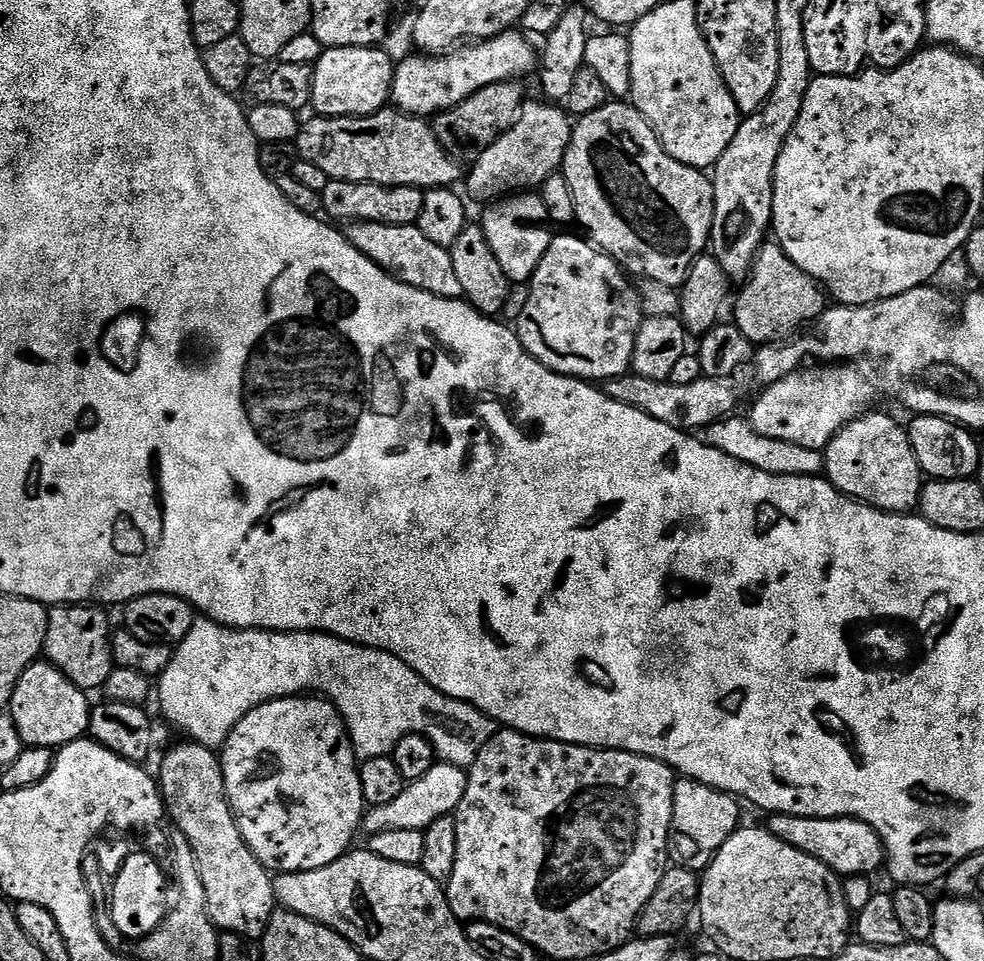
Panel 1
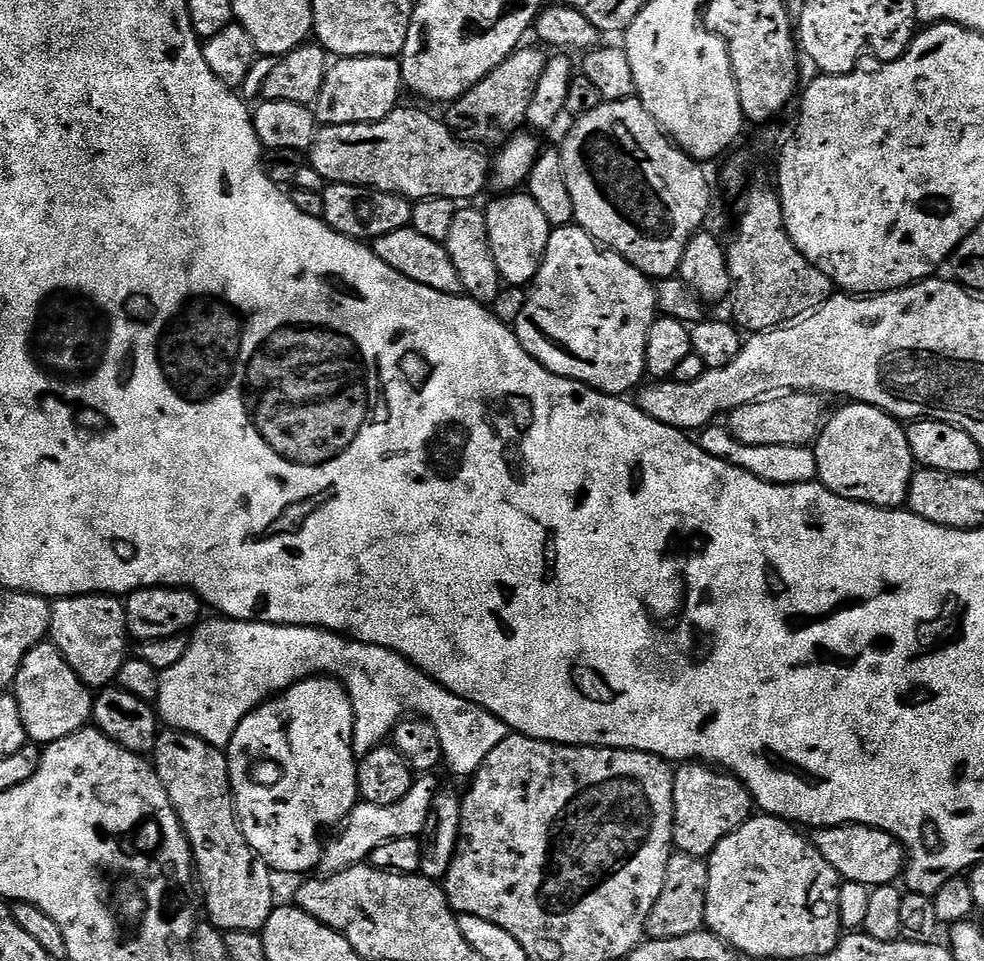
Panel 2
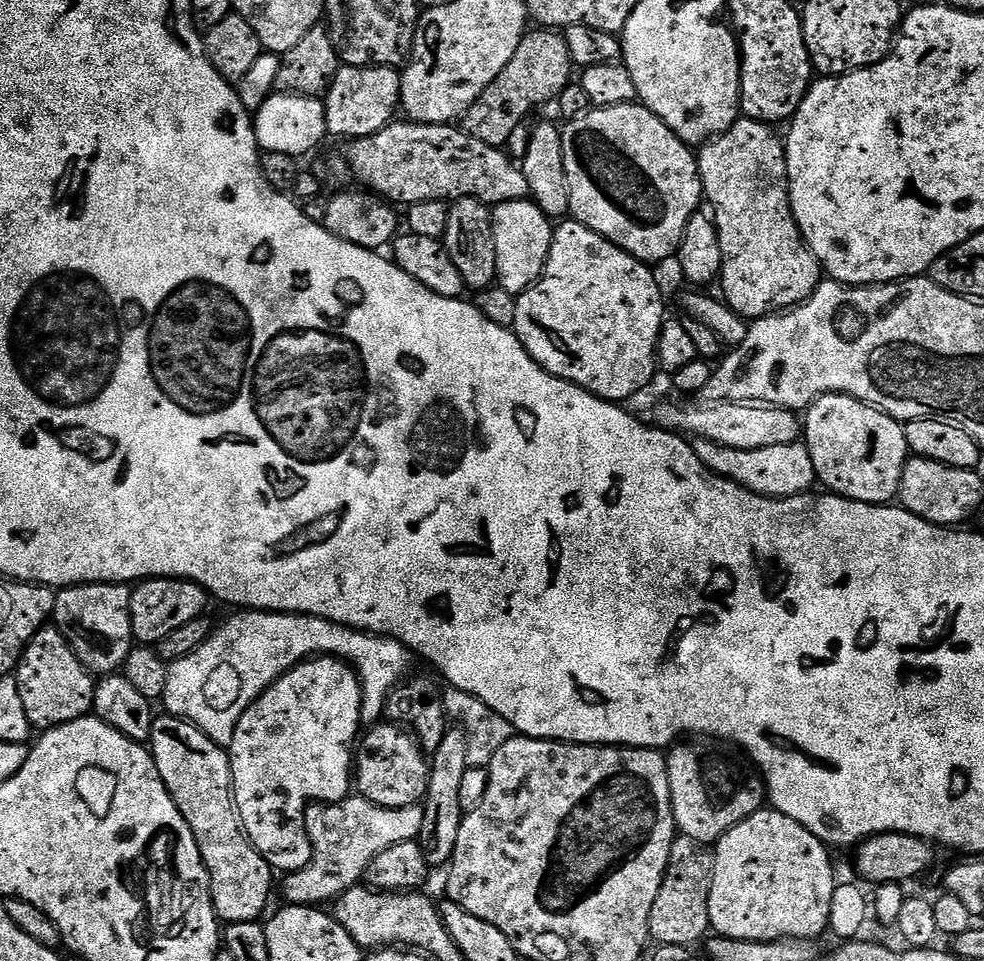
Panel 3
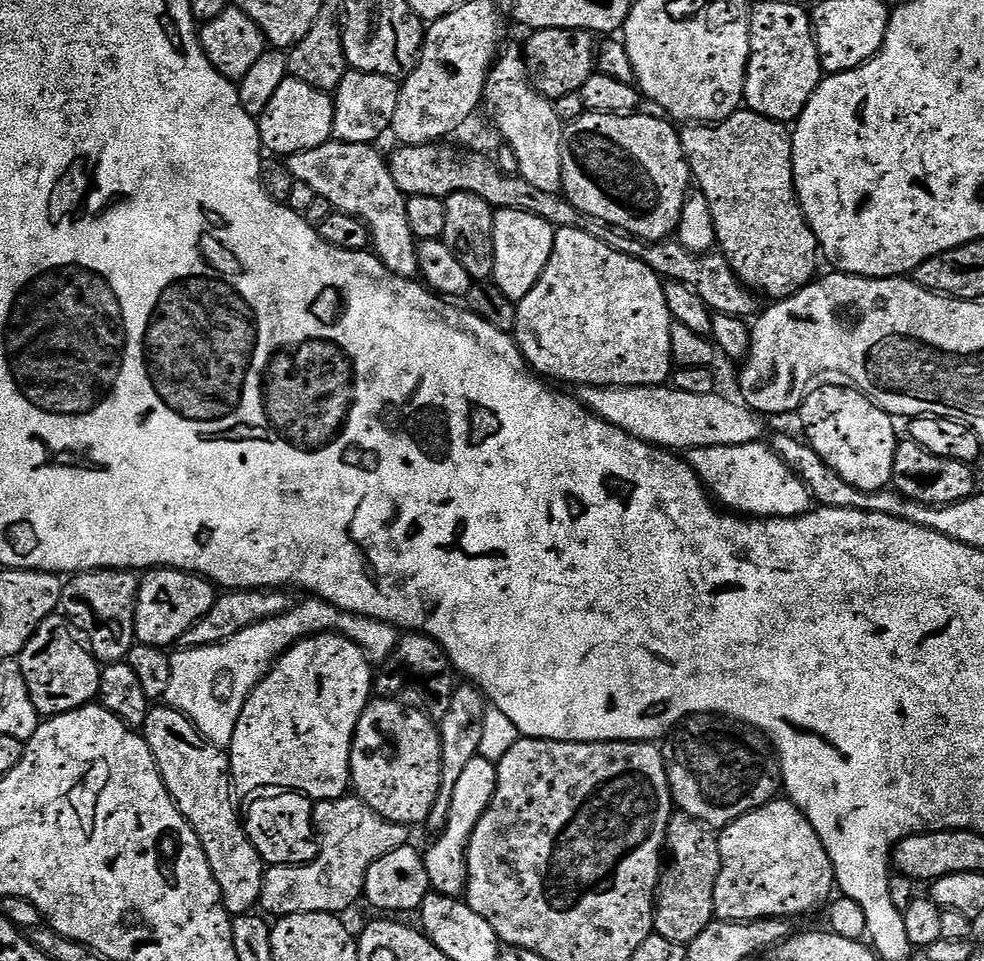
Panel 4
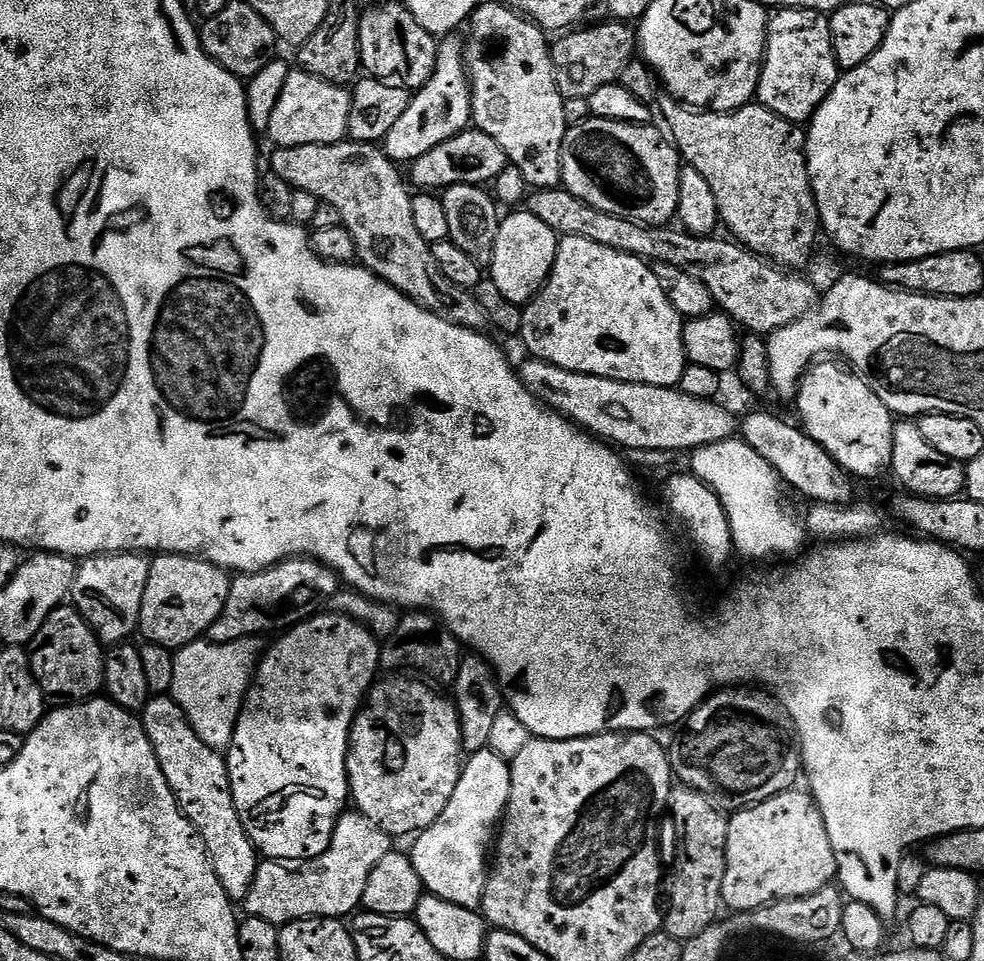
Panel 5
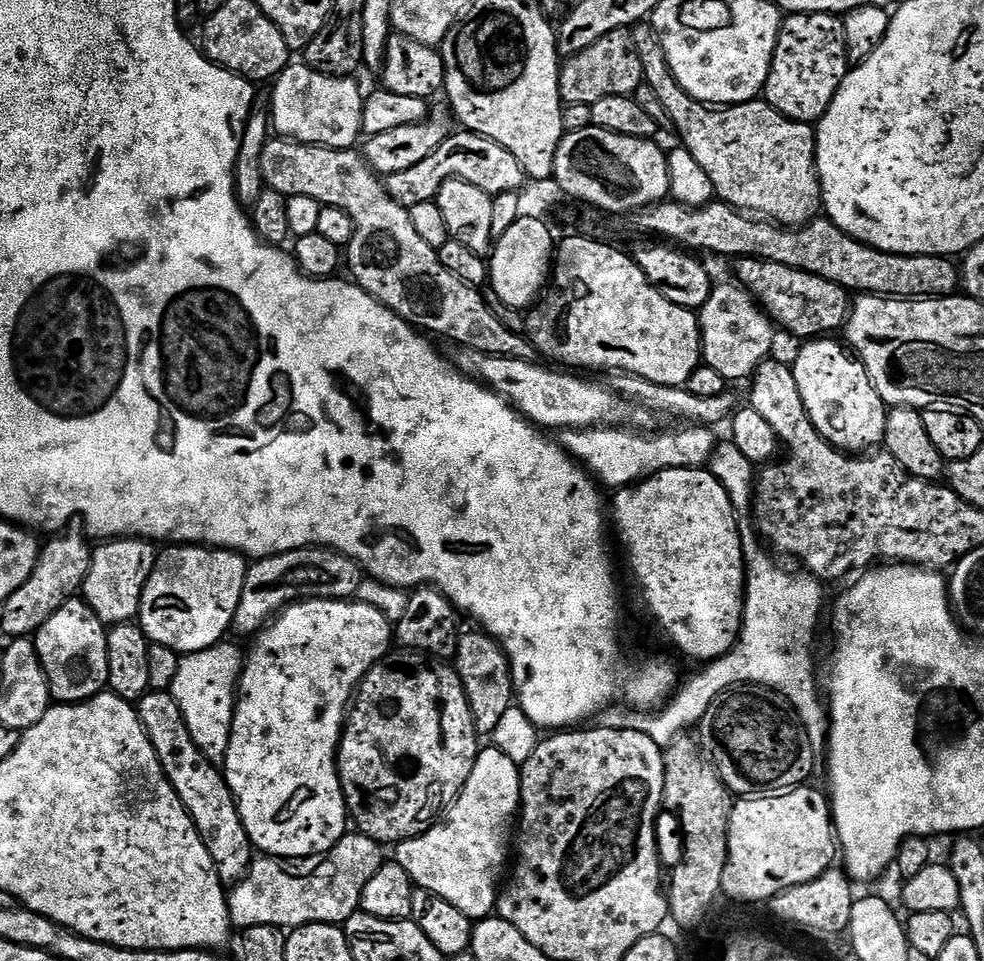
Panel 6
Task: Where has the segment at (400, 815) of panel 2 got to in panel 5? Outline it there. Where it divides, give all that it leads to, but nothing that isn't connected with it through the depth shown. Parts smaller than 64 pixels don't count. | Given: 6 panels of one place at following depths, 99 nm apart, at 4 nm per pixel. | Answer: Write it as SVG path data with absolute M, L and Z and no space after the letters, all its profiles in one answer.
M355 810L345 811L336 821L330 846L317 860L299 866L285 866L269 859L257 863L250 894L242 901L243 911L277 926L296 920L351 917L363 905L366 882L374 866L393 848L393 837L374 826L370 818Z

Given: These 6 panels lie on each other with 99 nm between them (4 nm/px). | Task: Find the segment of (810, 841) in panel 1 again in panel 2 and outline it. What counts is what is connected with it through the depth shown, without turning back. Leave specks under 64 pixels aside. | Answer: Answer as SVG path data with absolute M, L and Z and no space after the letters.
M840 824L837 828L817 828L810 836L812 845L834 866L841 881L850 884L864 884L870 890L881 888L883 884L896 884L906 872L904 845L890 833L868 824Z

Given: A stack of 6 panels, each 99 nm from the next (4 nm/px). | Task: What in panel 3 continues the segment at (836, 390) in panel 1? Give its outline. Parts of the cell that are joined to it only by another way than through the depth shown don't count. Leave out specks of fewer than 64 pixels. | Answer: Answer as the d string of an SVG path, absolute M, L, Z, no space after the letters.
M710 400L699 402L680 402L684 404L660 404L656 408L655 423L659 427L667 428L670 432L689 434L693 437L709 440L718 446L726 446L734 450L762 450L766 446L786 446L787 444L797 443L802 436L802 424L795 411L778 408L775 406L765 406L762 404L736 404L733 400Z

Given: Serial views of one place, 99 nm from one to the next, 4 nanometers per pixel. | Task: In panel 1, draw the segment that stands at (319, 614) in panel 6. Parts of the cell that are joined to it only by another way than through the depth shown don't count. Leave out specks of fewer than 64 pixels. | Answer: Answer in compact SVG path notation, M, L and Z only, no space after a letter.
M301 694L299 696L281 696L278 700L266 701L262 706L250 710L246 714L246 718L242 718L242 722L238 722L238 726L234 726L234 730L228 735L228 741L219 753L219 758L224 771L228 805L232 808L238 830L242 834L246 846L250 846L250 850L256 855L258 862L262 862L262 866L267 868L269 873L318 870L322 866L330 866L330 862L342 858L345 852L353 847L352 839L355 838L356 831L358 833L361 831L366 811L358 757L352 748L352 740L348 737L347 730L344 729L344 721L340 719L340 711L326 698L315 694Z

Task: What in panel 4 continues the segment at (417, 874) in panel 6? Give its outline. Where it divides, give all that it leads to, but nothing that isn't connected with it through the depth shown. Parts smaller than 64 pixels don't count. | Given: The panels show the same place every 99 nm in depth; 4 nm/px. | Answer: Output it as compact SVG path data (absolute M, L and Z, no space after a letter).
M476 756L466 765L466 770L458 777L454 786L454 798L450 798L450 818L446 822L443 832L435 837L436 840L429 846L428 852L423 853L426 874L432 883L431 891L437 896L464 896L464 887L468 885L468 867L466 866L466 854L470 834L474 832L474 826L478 826L478 818L490 806L490 798L494 794L496 785L495 763L481 756Z

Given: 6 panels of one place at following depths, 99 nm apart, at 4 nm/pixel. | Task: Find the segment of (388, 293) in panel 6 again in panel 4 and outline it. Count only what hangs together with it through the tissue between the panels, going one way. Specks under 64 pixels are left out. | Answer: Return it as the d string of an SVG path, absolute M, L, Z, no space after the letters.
M331 139L327 144L314 146L314 150L302 150L298 154L287 157L286 165L293 180L306 182L316 196L326 198L332 209L345 212L358 218L368 228L371 251L395 276L407 280L413 279L418 273L417 241L410 230L410 221L406 219L408 197L398 190L398 182L394 182L392 171L388 169L388 160L380 157L379 147L371 144L347 144L338 139Z

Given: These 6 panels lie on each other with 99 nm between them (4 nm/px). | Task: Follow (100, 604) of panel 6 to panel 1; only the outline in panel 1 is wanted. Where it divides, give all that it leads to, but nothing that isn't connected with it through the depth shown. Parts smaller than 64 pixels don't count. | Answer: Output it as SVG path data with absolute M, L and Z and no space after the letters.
M65 604L56 606L49 611L48 629L46 630L46 642L43 655L47 663L52 664L74 686L83 688L85 692L92 694L94 690L103 689L106 678L110 678L114 667L112 654L112 638L114 628L108 625L108 616L103 607L85 606L82 604Z

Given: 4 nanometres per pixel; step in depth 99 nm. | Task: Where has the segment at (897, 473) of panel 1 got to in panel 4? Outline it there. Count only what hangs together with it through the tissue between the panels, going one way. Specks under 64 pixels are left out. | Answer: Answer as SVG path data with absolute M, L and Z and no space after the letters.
M840 382L832 383L836 384L813 387L800 405L798 417L800 416L800 424L804 427L803 439L818 454L818 458L822 458L822 462L826 462L826 466L830 466L830 470L834 470L834 474L841 476L850 486L863 492L883 492L892 482L894 454L898 443L896 428L892 425L895 424L893 417L855 388Z

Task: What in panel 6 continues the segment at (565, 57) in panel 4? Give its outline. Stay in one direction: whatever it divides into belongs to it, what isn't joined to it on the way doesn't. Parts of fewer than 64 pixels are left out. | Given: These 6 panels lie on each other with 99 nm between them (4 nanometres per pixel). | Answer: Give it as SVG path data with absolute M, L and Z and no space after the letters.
M628 30L611 32L602 38L598 38L586 50L582 50L576 56L567 57L560 69L560 98L565 105L569 104L593 104L602 102L607 96L632 96L638 86L644 83L644 71L642 62L638 62L638 50L633 33Z

